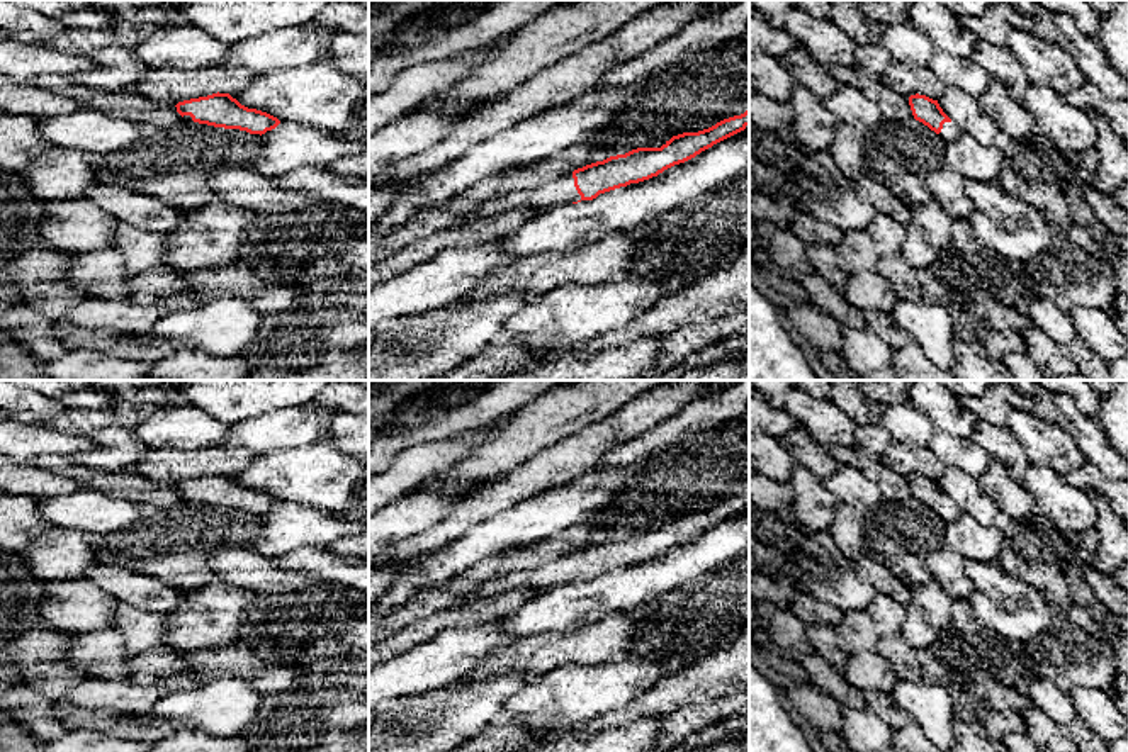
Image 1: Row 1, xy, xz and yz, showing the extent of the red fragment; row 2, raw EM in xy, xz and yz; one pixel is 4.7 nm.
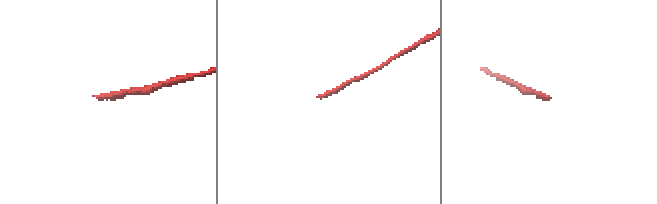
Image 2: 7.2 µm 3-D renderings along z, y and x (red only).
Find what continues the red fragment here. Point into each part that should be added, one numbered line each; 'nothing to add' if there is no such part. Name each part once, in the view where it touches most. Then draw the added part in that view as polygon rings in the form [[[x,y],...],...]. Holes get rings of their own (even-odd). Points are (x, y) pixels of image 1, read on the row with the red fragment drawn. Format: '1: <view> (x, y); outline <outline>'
1: xz (559, 190); outline [[[566,173],[540,187],[499,192],[484,204],[481,204],[476,210],[462,216],[455,222],[471,221],[474,217],[505,214],[510,210],[545,212],[556,205],[571,204],[578,200],[581,200],[581,195],[574,187],[572,173]]]

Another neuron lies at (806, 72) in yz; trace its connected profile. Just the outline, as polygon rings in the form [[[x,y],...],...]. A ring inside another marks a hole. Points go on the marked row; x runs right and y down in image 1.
[[[802,46],[780,58],[780,63],[797,85],[810,90],[822,100],[839,87],[829,70],[821,66]]]

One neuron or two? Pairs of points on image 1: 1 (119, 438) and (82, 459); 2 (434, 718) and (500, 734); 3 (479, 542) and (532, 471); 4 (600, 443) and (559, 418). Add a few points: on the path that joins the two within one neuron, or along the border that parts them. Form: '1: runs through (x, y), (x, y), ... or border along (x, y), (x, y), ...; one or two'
1: runs through (111, 447), (101, 457), (90, 459); one
2: border along (495, 722), (478, 734); two
3: border along (537, 493), (466, 530); two
4: border along (614, 409), (544, 448); two

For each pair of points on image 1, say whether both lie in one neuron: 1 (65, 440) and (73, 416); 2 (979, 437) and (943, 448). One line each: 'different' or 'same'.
1: different
2: different

